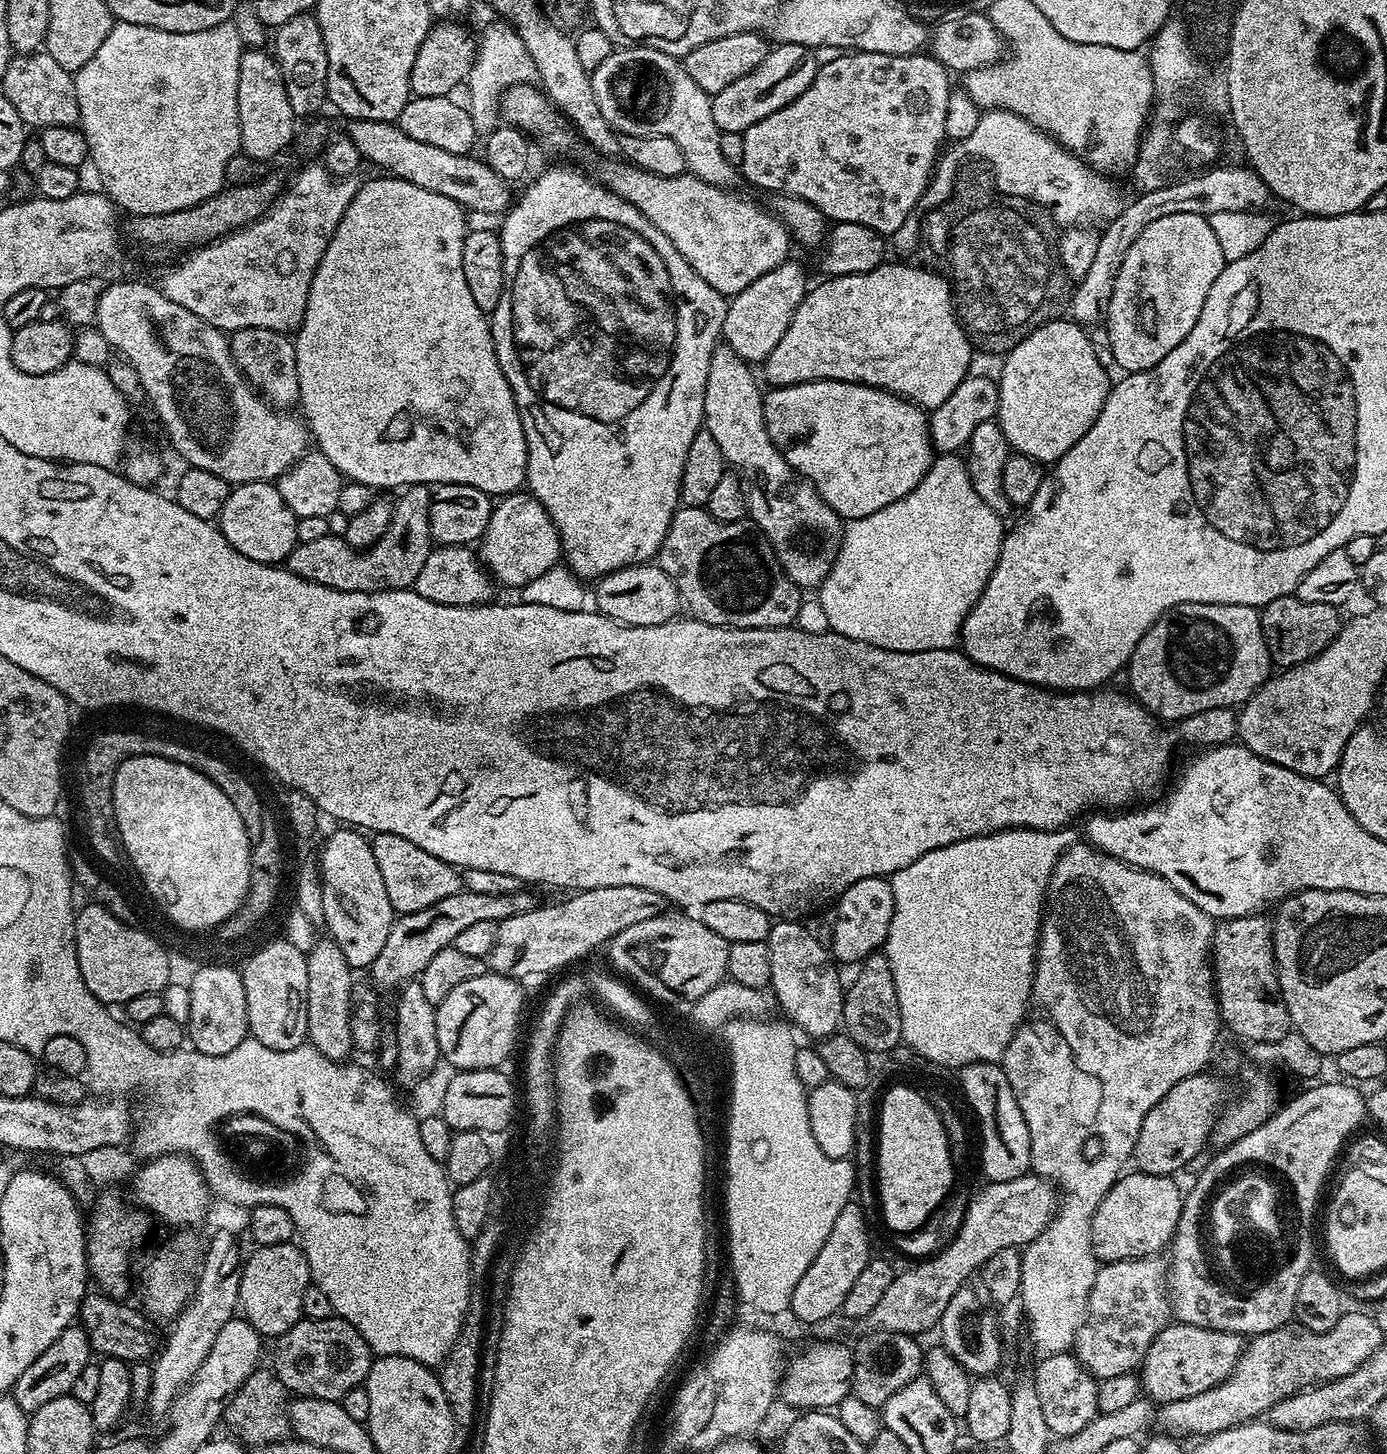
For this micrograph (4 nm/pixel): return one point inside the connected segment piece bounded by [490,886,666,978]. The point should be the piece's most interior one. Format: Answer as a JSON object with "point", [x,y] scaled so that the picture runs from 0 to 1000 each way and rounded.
{"point":[397,644]}

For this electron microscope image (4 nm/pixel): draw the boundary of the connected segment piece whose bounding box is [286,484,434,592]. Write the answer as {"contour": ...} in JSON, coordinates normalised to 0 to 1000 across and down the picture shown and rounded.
{"contour":[[[298,333],[291,336],[288,341],[288,345],[285,345],[278,367],[275,367],[275,370],[265,378],[264,381],[255,381],[255,378],[248,372],[247,368],[238,367],[226,373],[214,373],[213,378],[208,382],[206,389],[212,395],[241,406],[280,407],[288,404],[296,405],[313,376],[310,367],[310,348],[313,341],[305,333]]]}

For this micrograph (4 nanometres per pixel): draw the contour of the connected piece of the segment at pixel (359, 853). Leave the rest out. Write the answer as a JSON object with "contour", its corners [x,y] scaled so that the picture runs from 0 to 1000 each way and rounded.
{"contour":[[[254,568],[243,569],[243,572],[236,575],[234,584],[230,584],[229,594],[231,600],[232,627],[234,629],[236,643],[249,656],[249,662],[255,667],[267,666],[270,659],[275,656],[278,645],[281,645],[281,637],[284,632],[281,615],[278,615],[278,607],[273,599],[273,593],[270,593],[270,585],[266,576],[262,572]]]}

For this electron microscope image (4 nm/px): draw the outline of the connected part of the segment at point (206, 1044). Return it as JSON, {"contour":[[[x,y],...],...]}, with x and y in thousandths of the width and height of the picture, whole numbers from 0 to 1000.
{"contour":[[[159,662],[148,662],[148,666],[144,666],[139,670],[138,674],[135,675],[137,681],[137,700],[134,705],[134,713],[138,720],[146,725],[159,726],[166,725],[172,717],[180,715],[179,698],[177,697],[177,681],[176,680],[176,672],[172,665],[167,666],[167,662]]]}

